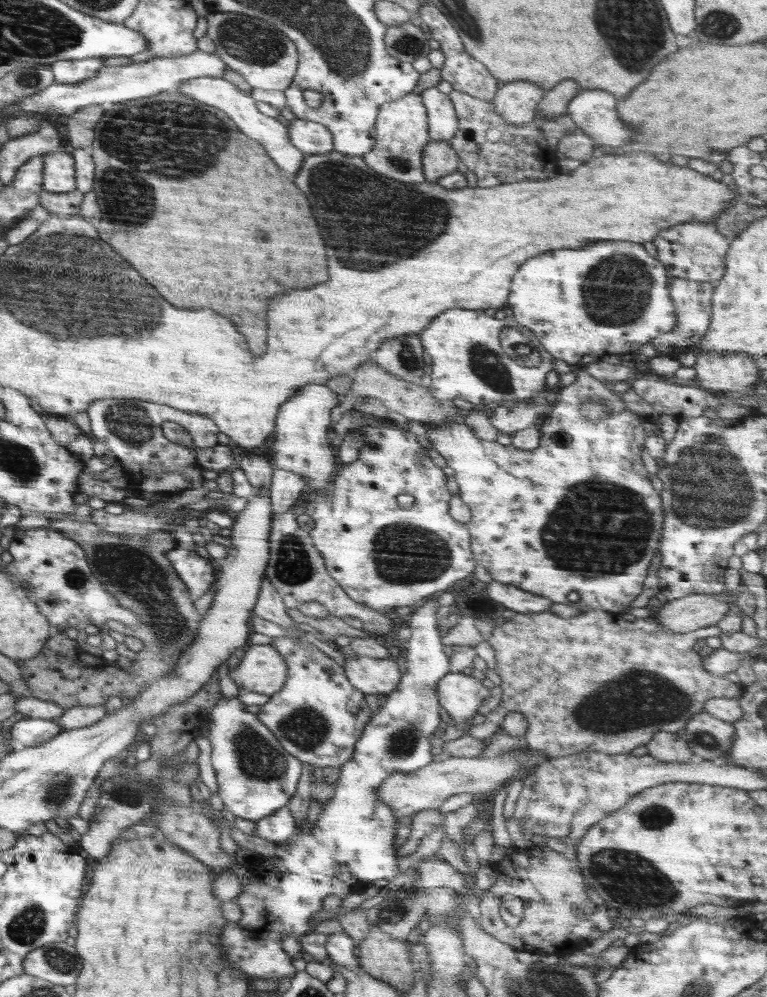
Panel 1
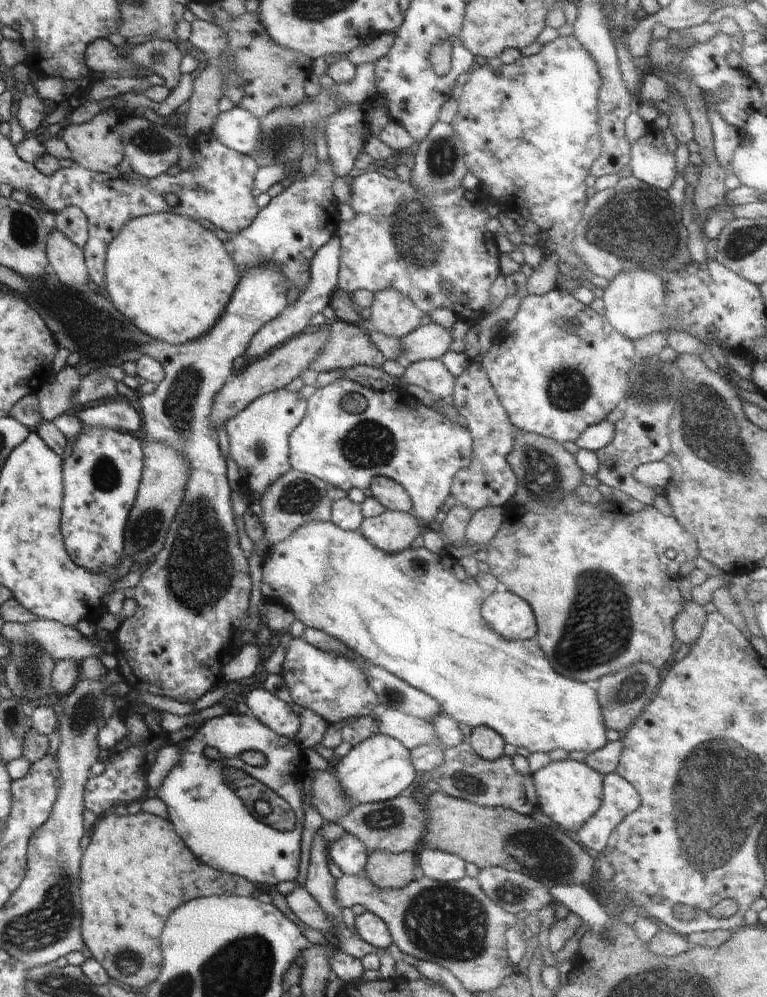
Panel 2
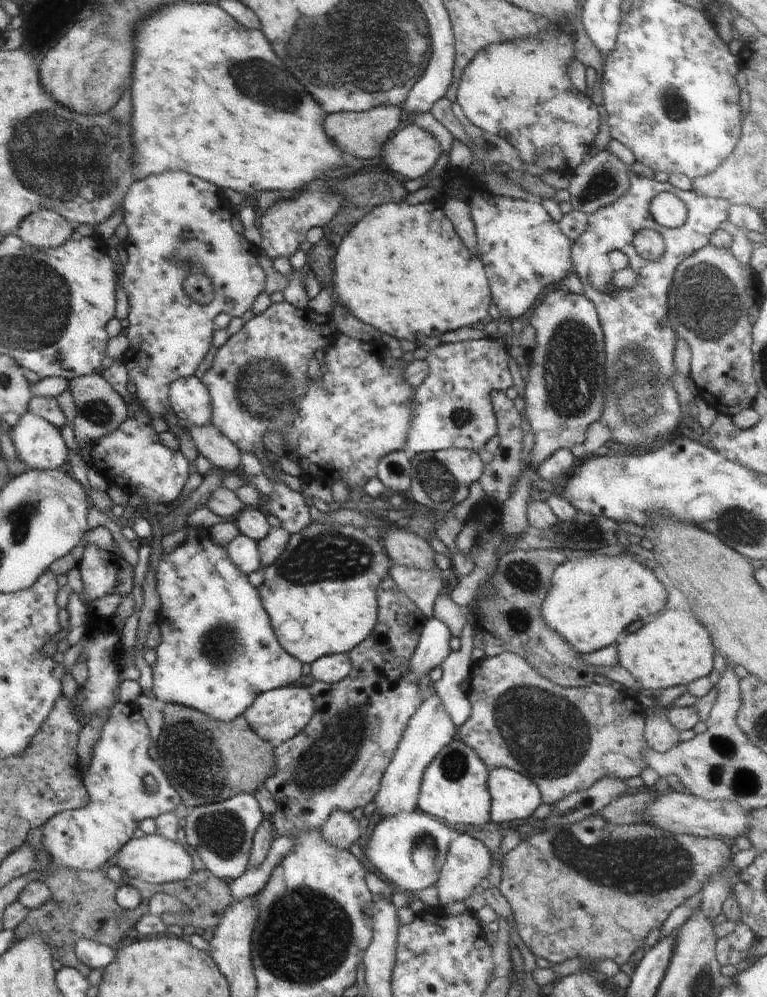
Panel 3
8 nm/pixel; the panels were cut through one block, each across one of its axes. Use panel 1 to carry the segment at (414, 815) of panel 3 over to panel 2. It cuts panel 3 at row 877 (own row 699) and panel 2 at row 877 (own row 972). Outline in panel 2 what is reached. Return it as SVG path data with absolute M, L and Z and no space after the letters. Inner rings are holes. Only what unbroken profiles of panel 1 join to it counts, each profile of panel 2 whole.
M231 710L222 716L213 717L203 721L196 733L180 744L180 756L177 764L166 774L160 786L155 788L156 796L167 806L170 814L170 822L174 824L174 830L184 840L184 844L202 860L204 864L210 864L212 868L226 870L227 873L238 875L254 884L257 889L263 889L264 884L277 885L282 881L296 881L298 865L300 864L300 841L302 829L304 828L304 810L302 809L302 794L296 786L298 779L303 779L306 769L306 758L303 750L297 742L278 733L272 732L265 724L262 724L253 715L243 715L240 712ZM214 748L227 760L226 764L210 761L202 750ZM248 750L262 752L266 757L266 766L252 766L240 759L240 756ZM230 788L244 788L246 794L242 796L258 796L254 806L250 802L244 802L244 806L236 792Z

